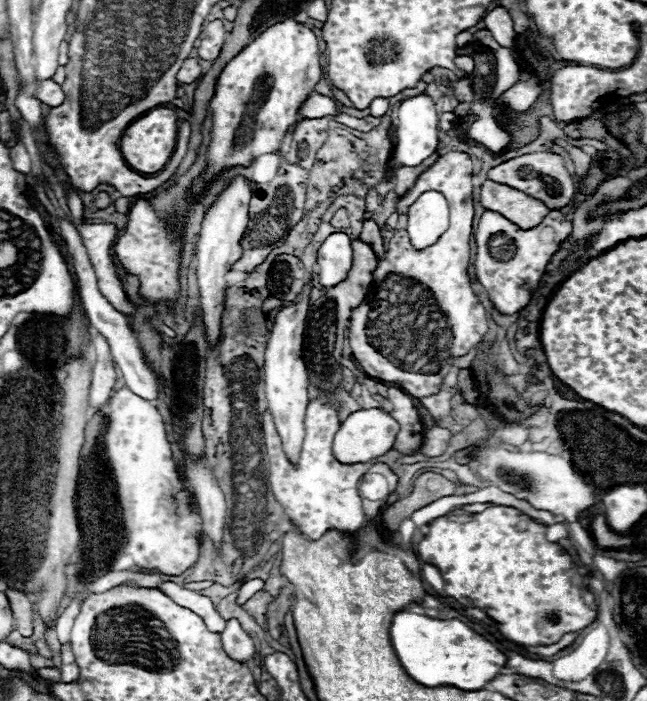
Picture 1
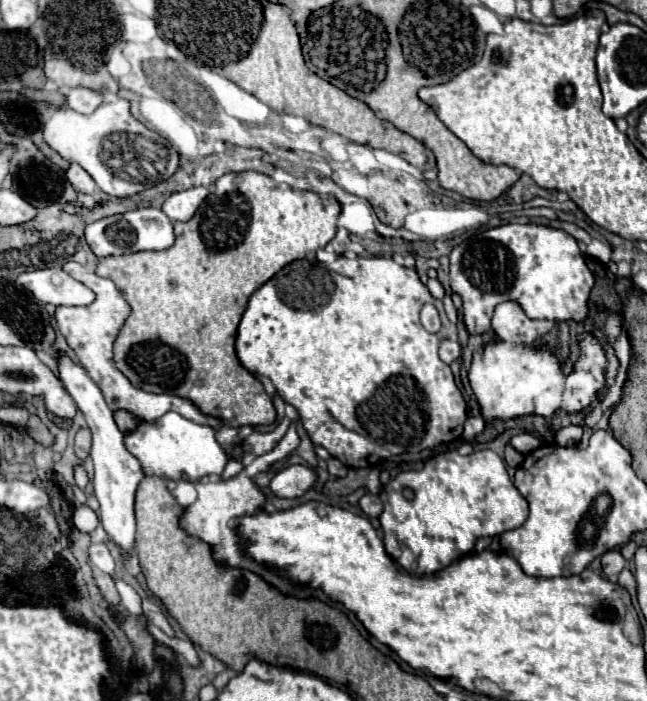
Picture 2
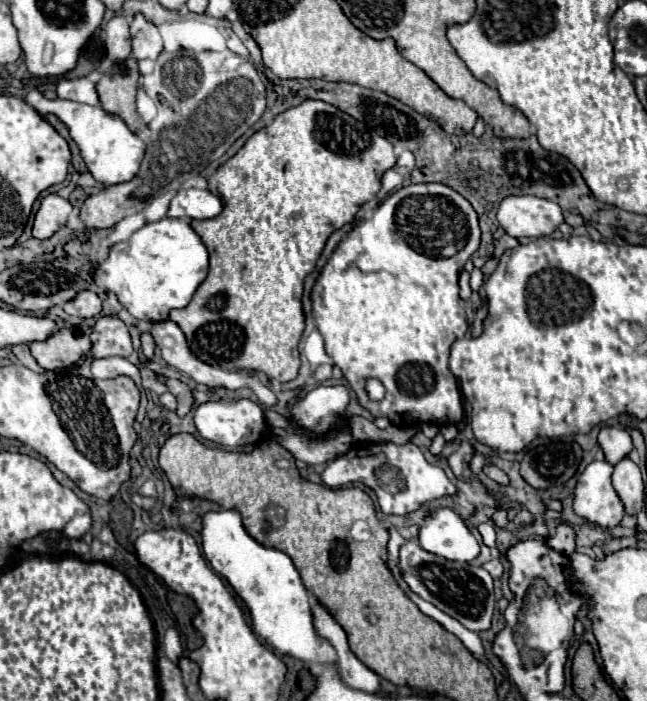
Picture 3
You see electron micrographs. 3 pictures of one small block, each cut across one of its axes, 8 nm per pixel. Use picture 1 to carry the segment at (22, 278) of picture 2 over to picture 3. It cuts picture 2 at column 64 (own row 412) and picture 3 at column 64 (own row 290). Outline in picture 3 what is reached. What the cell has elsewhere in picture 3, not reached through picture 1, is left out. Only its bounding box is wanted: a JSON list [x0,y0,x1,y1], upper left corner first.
[62,290,102,318]

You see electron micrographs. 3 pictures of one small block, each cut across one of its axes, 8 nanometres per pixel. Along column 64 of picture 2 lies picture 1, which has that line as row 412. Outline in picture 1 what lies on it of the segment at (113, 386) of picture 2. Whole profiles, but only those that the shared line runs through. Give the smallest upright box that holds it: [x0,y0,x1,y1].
[262,396,370,540]

